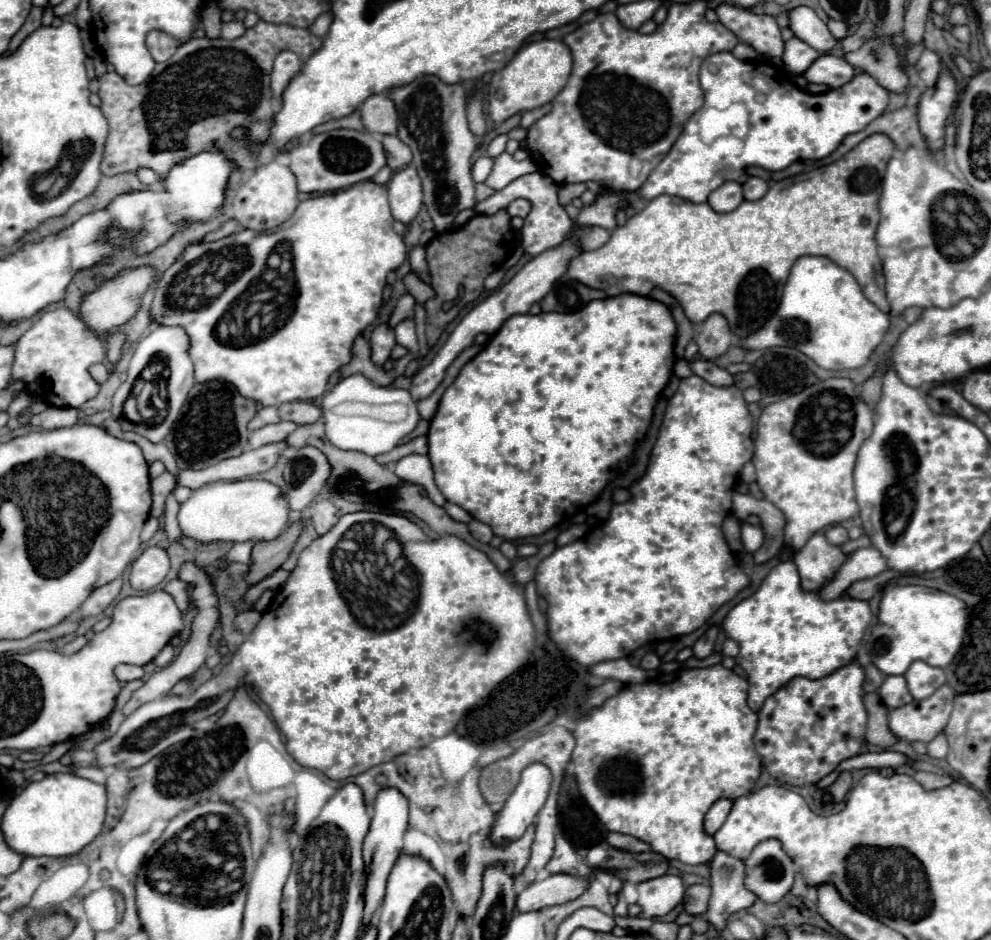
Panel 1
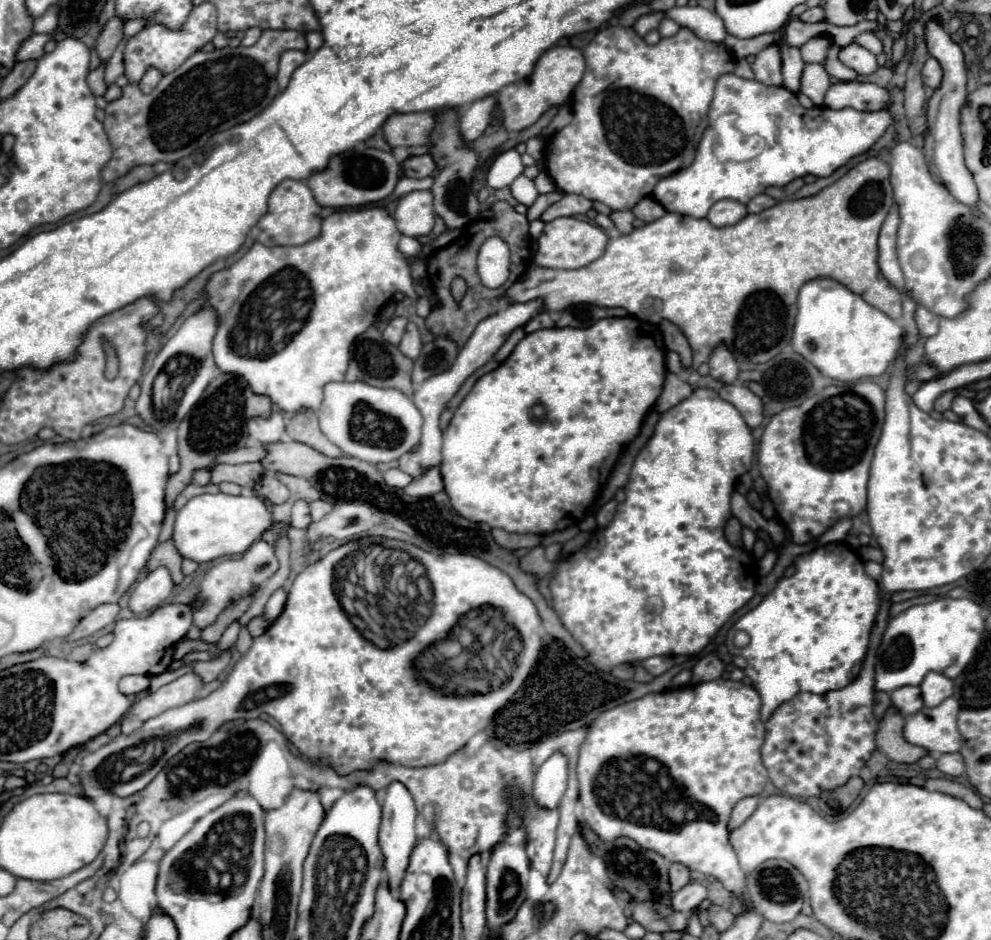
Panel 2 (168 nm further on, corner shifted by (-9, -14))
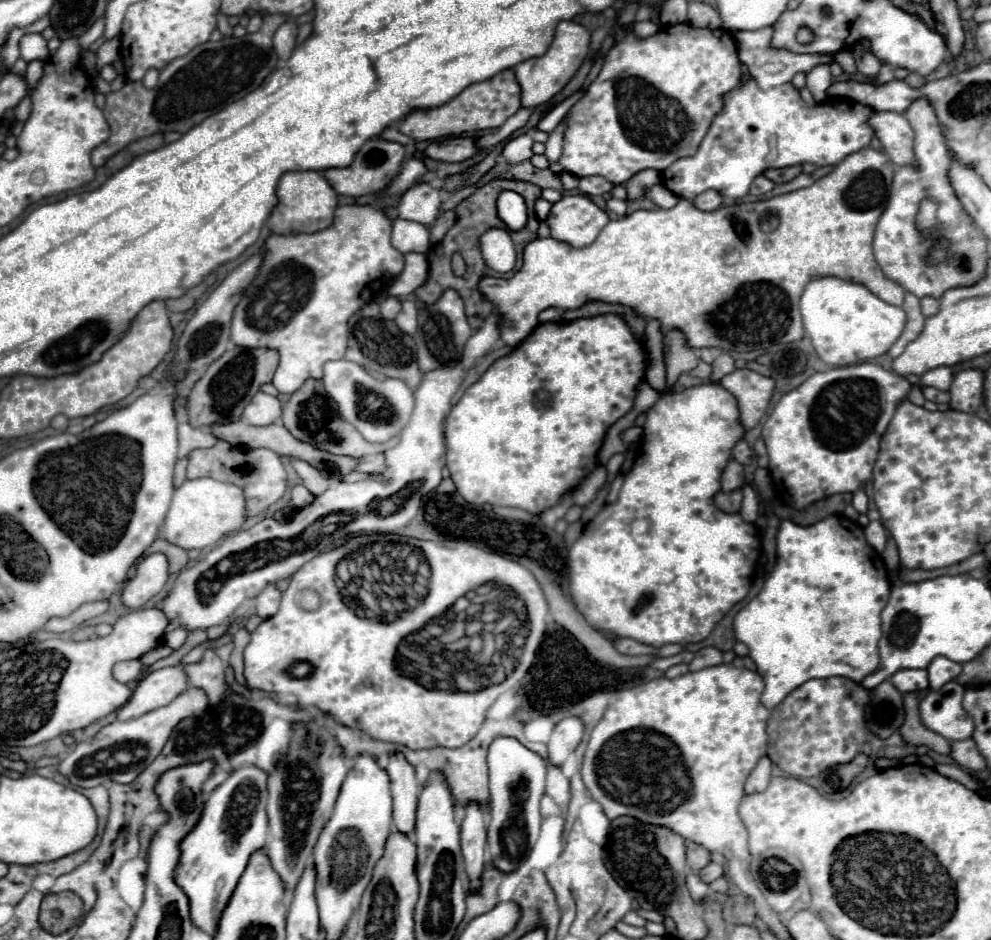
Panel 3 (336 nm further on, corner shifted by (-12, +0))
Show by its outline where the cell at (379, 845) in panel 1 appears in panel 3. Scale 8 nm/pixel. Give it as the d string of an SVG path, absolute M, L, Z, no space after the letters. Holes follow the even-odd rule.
M392 753L388 767L390 789L394 799L394 827L402 833L410 833L414 829L414 815L420 785L414 777L414 767L406 761L402 753Z

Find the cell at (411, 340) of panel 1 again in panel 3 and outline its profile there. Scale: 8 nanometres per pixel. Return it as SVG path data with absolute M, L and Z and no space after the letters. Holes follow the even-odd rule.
M402 301L402 309L396 315L396 325L400 325L400 329L408 335L412 335L416 331L416 305L414 301Z

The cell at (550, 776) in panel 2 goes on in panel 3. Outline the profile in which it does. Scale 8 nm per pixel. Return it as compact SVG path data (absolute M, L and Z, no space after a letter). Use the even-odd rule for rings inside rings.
M580 717L562 719L550 735L548 741L548 759L554 765L564 765L568 755L578 747L584 735L584 723Z

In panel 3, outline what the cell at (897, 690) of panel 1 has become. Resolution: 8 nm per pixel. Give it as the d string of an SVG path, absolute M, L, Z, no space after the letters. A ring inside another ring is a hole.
M902 669L892 675L892 683L902 693L928 689L928 673L926 673L926 669Z

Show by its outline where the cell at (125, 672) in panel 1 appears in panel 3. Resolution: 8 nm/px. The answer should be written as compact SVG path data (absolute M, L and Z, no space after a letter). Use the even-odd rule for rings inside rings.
M122 661L122 663L116 663L116 665L114 665L112 673L114 673L114 677L116 677L120 683L130 683L130 681L138 679L144 669L146 669L146 667L144 667L140 661Z

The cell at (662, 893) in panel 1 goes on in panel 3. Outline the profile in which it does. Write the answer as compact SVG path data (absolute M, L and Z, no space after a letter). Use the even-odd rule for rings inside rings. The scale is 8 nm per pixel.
M708 863L708 865L700 871L700 877L702 877L706 883L710 883L710 881L722 877L722 875L724 875L724 865L722 865L722 863Z

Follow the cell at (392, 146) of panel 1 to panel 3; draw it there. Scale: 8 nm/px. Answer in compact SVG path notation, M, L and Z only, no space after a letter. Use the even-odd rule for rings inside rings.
M450 137L444 141L432 141L424 151L426 157L438 161L466 161L480 153L474 137Z

